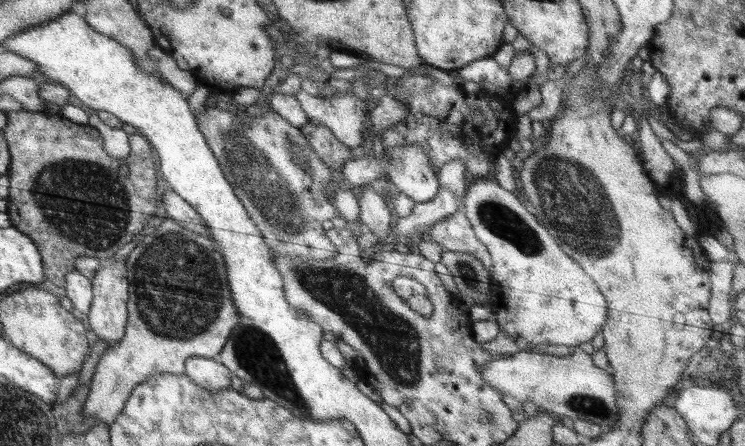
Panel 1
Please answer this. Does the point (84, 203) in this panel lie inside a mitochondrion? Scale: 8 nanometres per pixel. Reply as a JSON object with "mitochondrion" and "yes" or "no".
{"mitochondrion":"yes"}

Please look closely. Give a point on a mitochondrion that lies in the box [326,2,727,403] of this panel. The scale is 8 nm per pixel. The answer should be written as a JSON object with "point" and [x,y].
{"point":[572,200]}

